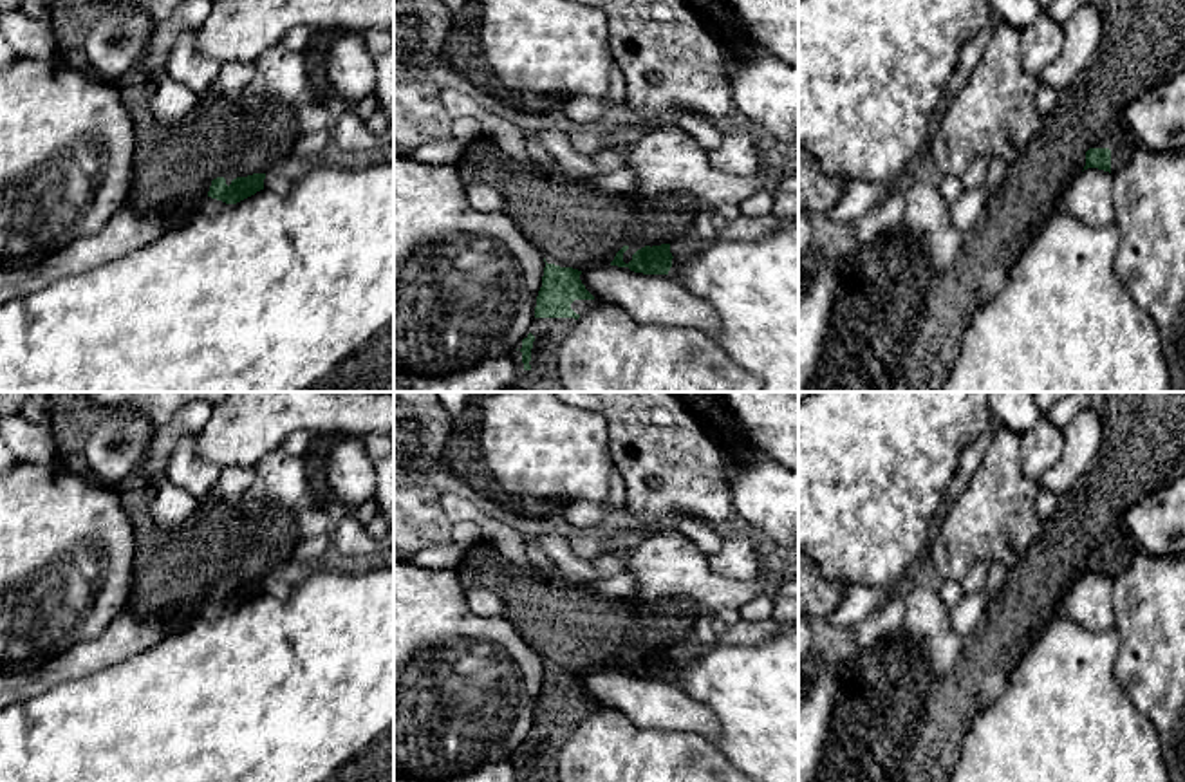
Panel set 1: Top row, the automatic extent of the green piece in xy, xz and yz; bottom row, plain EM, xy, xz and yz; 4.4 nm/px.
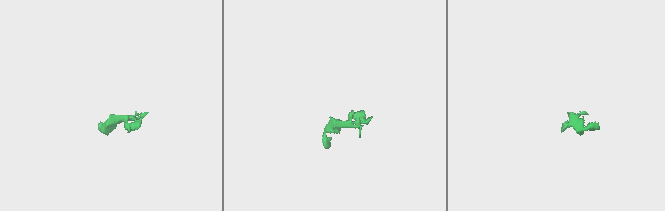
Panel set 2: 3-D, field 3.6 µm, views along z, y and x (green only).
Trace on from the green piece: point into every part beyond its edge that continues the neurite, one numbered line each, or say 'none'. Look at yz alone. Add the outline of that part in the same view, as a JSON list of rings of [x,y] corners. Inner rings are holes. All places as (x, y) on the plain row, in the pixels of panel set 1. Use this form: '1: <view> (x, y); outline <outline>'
1: yz (1091, 517); outline [[[1107,392],[1100,448],[1071,491],[1044,522],[1026,554],[1006,571],[1004,583],[947,675],[930,684],[921,717],[910,735],[903,762],[905,782],[948,782],[975,717],[995,703],[1022,657],[1035,647],[1057,607],[1086,571],[1089,553],[1111,554],[1111,580],[1120,578],[1140,547],[1125,524],[1125,513],[1149,491],[1185,475],[1185,394]]]

